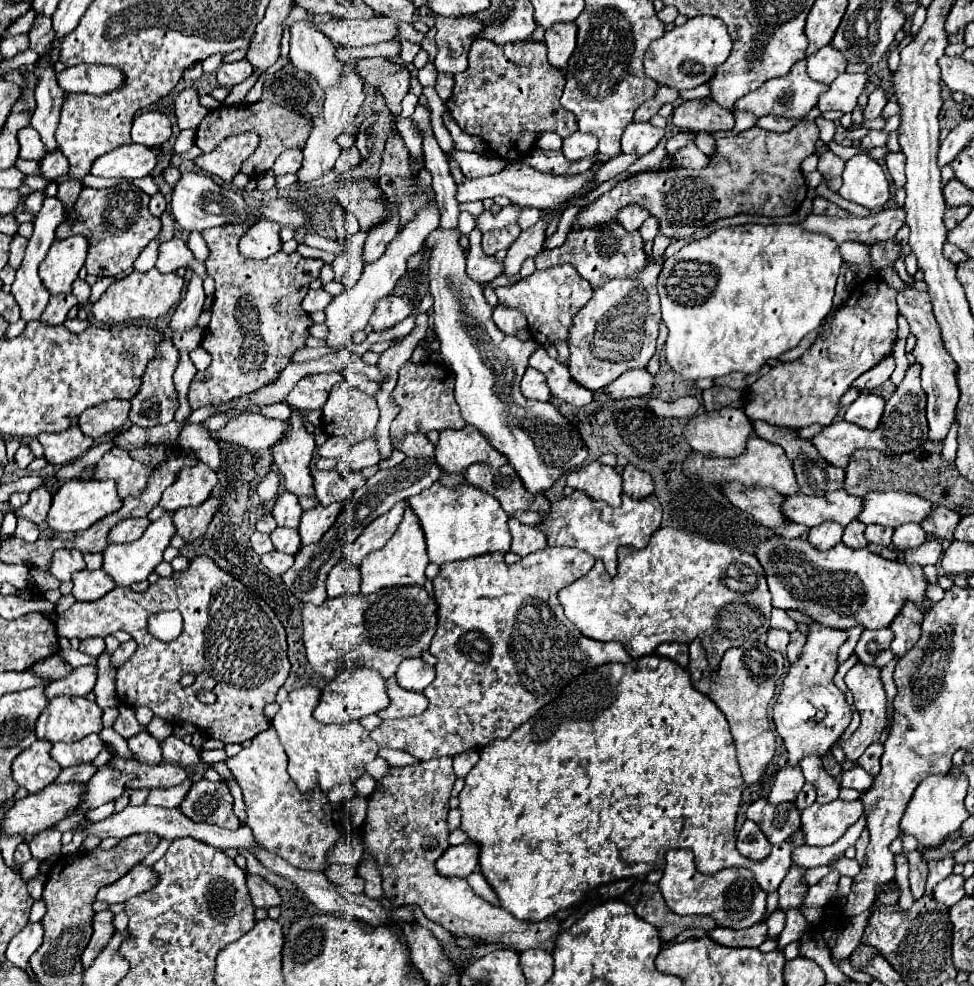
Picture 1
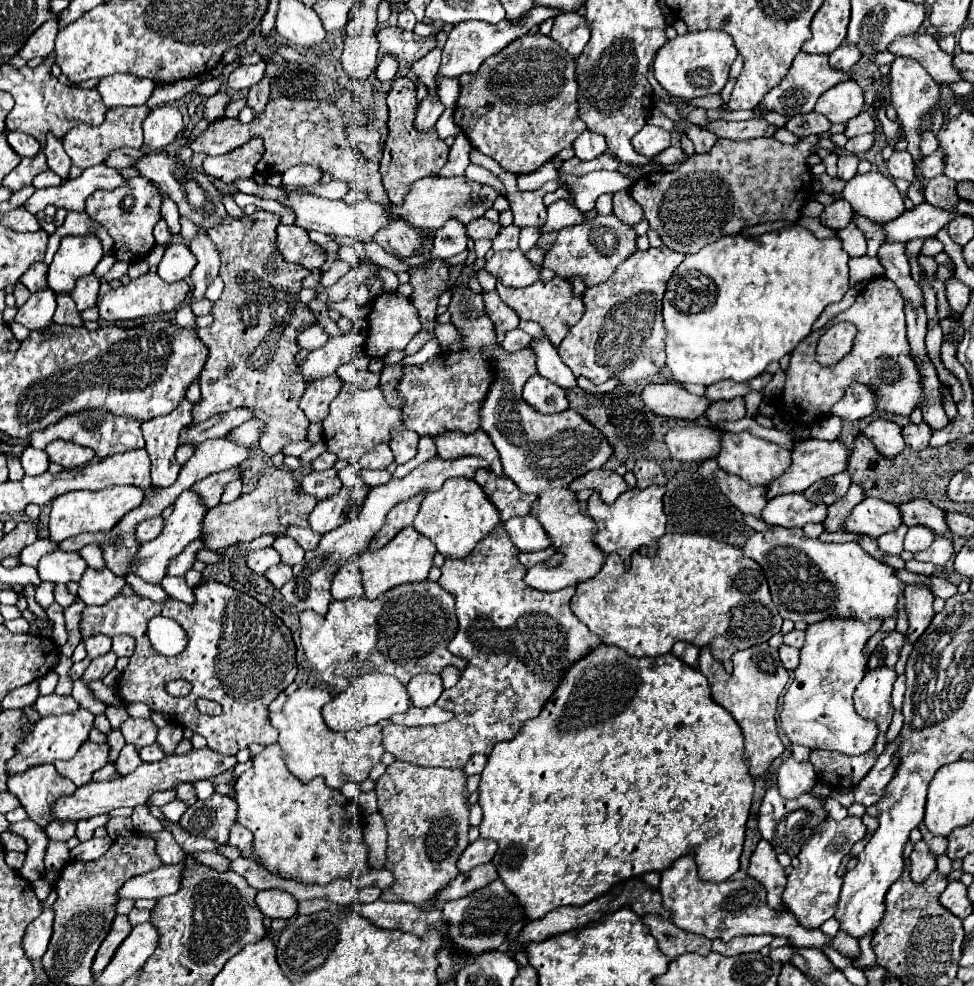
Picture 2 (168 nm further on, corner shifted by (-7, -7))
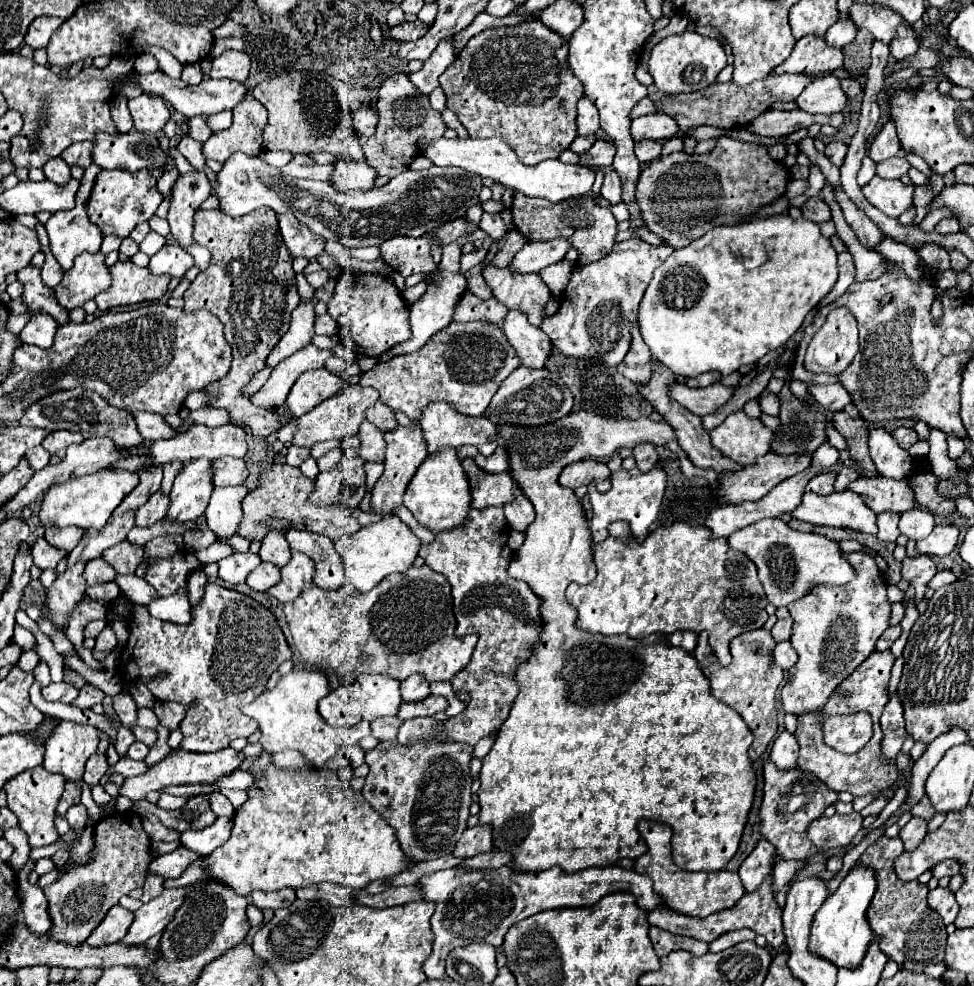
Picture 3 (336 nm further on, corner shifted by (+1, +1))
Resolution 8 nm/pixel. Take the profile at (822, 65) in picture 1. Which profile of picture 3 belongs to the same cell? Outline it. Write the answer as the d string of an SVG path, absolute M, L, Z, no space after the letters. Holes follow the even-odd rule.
M839 18L825 34L825 40L829 46L837 46L843 48L849 42L853 42L857 36L857 26L853 24L851 18Z

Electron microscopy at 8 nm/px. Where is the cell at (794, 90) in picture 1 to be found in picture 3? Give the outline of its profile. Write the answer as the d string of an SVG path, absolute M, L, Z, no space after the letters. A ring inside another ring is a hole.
M803 36L791 56L773 70L773 74L781 72L803 72L803 74L817 74L817 72L829 72L843 66L843 50L827 46L827 42L821 36Z

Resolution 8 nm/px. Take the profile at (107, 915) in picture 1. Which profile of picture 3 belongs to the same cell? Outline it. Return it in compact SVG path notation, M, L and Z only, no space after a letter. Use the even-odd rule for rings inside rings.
M117 904L107 912L103 922L91 932L91 936L87 938L87 944L93 944L93 946L113 944L127 934L131 924L133 924L133 912L129 912Z

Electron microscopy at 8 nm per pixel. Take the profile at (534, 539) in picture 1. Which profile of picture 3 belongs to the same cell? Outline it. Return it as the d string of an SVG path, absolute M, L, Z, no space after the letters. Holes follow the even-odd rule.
M517 492L517 494L515 494L515 500L509 502L509 504L505 504L503 510L505 510L507 524L509 524L513 530L519 530L519 532L525 532L527 526L535 520L533 504L529 502L529 498L527 498L523 492Z

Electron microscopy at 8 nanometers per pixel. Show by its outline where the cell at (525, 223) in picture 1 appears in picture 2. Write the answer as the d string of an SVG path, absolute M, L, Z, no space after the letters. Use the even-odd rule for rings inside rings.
M472 149L469 158L471 163L491 171L502 181L507 190L507 200L511 204L515 226L519 226L519 228L523 228L523 226L541 228L545 224L547 208L543 204L543 196L547 192L553 192L555 188L559 188L557 182L547 182L543 188L533 190L533 192L521 192L517 187L517 176L506 171L492 158L481 154L476 149Z

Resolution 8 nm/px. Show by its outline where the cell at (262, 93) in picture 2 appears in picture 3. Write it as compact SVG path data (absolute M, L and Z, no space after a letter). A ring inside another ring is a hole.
M253 96L239 104L233 110L233 126L215 132L205 144L203 154L205 158L225 162L233 152L241 150L245 154L259 154L263 150L263 130L267 126L267 110L261 102Z

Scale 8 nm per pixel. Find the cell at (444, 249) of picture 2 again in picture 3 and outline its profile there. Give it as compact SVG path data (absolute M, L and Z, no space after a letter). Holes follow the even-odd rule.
M457 242L453 244L447 244L443 248L443 258L437 266L437 270L431 274L431 280L427 282L427 290L425 294L415 302L411 304L411 316L409 316L409 324L411 324L411 340L407 340L405 344L397 344L393 348L395 354L409 354L417 348L421 348L435 332L447 328L451 322L453 322L453 308L455 304L459 302L459 298L467 292L467 280L465 280L465 274L461 272L461 266L459 266L459 258L461 258L461 246Z

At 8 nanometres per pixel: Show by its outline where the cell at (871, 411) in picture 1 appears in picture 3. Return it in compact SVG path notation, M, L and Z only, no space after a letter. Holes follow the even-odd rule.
M875 428L869 436L869 450L871 458L877 466L877 474L893 480L905 480L907 474L913 470L913 460L907 450L901 450L895 438L883 430Z

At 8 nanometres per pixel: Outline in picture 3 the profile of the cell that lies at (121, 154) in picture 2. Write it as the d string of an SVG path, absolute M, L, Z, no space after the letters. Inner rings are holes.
M75 142L75 144L71 144L69 148L65 148L61 152L61 158L67 162L67 166L87 168L91 164L91 160L89 160L89 148L91 148L89 142Z

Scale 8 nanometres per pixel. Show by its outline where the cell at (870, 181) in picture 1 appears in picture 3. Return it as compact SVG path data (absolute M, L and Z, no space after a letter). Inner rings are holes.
M873 176L873 180L863 188L865 198L891 218L899 218L913 206L913 192L915 188L901 180L883 180L879 176Z

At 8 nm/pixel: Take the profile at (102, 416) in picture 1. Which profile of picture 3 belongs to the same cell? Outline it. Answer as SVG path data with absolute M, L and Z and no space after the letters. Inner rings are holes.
M79 386L71 388L71 390L59 390L51 396L45 396L41 400L33 402L29 408L25 408L25 414L19 420L19 424L81 432L85 438L109 436L115 444L121 444L125 448L131 448L131 446L137 446L143 442L141 434L137 432L137 426L133 424L133 418L129 416L129 412L109 406L97 392L91 392L91 390L79 388Z

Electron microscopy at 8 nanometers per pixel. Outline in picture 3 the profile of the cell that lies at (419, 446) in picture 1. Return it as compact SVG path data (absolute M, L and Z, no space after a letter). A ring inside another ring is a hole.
M377 400L371 408L365 410L365 418L371 424L375 424L377 428L383 428L383 432L397 428L397 420L393 416L393 410L387 404L383 404L381 400Z

